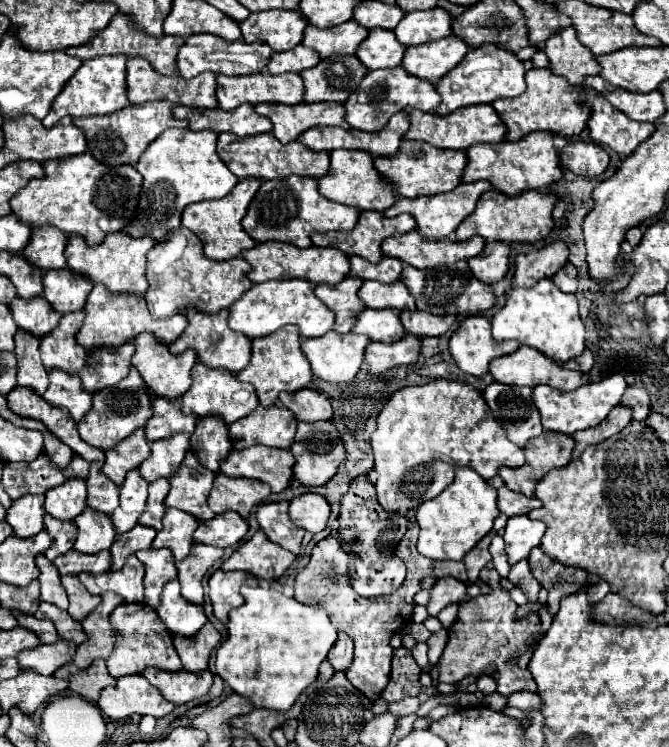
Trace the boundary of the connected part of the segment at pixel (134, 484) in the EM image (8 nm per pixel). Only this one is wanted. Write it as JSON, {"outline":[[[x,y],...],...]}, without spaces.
{"outline":[[[138,470],[128,472],[122,488],[120,488],[120,506],[118,506],[118,516],[126,516],[126,526],[124,530],[132,528],[132,522],[136,524],[138,516],[144,512],[146,506],[146,480],[138,476]]]}

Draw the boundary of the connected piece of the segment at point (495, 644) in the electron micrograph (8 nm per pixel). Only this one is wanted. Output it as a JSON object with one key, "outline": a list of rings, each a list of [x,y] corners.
{"outline":[[[482,568],[480,580],[490,588],[488,594],[480,594],[478,598],[472,598],[468,602],[460,604],[458,620],[448,628],[448,642],[444,648],[444,654],[438,662],[440,666],[440,682],[458,682],[468,674],[480,674],[488,666],[494,666],[496,672],[492,678],[496,680],[498,688],[496,692],[500,696],[510,696],[520,690],[536,692],[536,684],[528,672],[528,668],[518,666],[518,656],[524,652],[532,652],[538,644],[538,640],[544,636],[540,632],[540,618],[536,612],[526,614],[524,618],[516,618],[518,604],[512,602],[510,592],[500,586],[500,576],[494,568]]]}

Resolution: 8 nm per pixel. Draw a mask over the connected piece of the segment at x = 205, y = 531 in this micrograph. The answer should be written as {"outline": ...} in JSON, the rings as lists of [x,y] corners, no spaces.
{"outline":[[[234,512],[214,516],[208,522],[202,522],[194,532],[194,544],[208,544],[216,548],[230,548],[238,544],[248,532],[248,522]]]}

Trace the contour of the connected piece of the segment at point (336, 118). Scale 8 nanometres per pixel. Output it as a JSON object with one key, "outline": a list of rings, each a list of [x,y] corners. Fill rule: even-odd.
{"outline":[[[272,104],[272,110],[268,118],[274,124],[274,138],[282,144],[294,142],[302,132],[314,126],[338,126],[338,128],[350,128],[344,120],[344,108],[342,104],[296,104],[296,106],[284,106],[284,104]]]}

